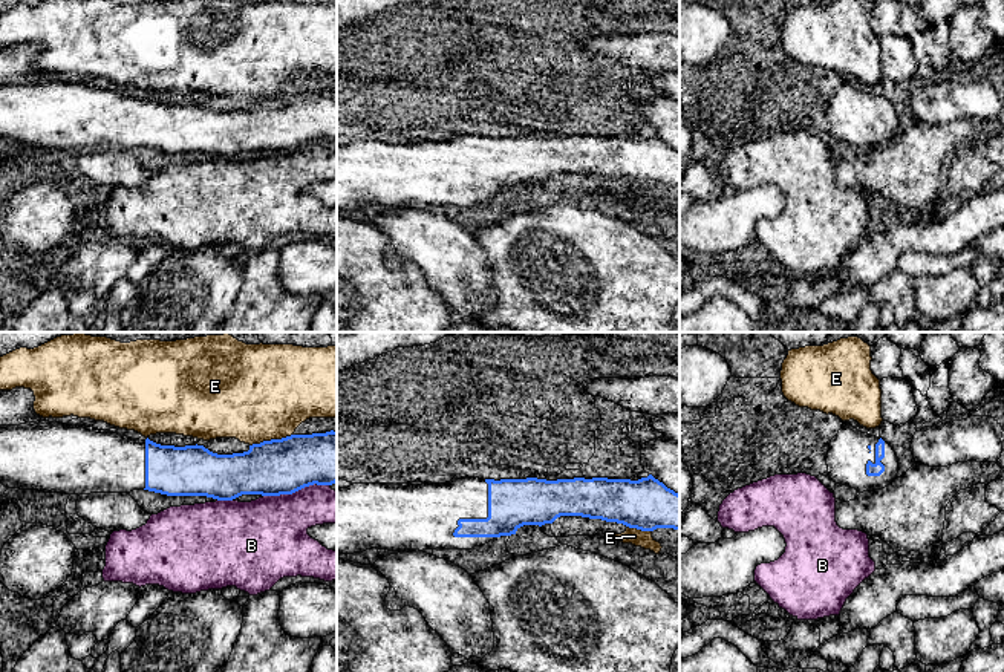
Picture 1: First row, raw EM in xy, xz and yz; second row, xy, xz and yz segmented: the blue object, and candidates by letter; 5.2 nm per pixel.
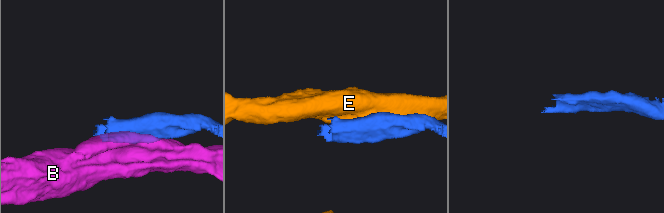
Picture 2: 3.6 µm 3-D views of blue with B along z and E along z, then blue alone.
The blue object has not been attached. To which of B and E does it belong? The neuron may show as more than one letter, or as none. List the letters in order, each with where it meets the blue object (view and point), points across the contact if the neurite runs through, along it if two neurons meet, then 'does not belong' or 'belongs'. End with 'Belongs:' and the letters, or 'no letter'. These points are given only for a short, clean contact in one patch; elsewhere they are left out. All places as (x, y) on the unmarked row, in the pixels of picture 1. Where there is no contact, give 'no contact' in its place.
B: meets blue in xy at (296, 147); does not belong
E: meets blue in xy at (271, 97); does not belong
Belongs: no letter

